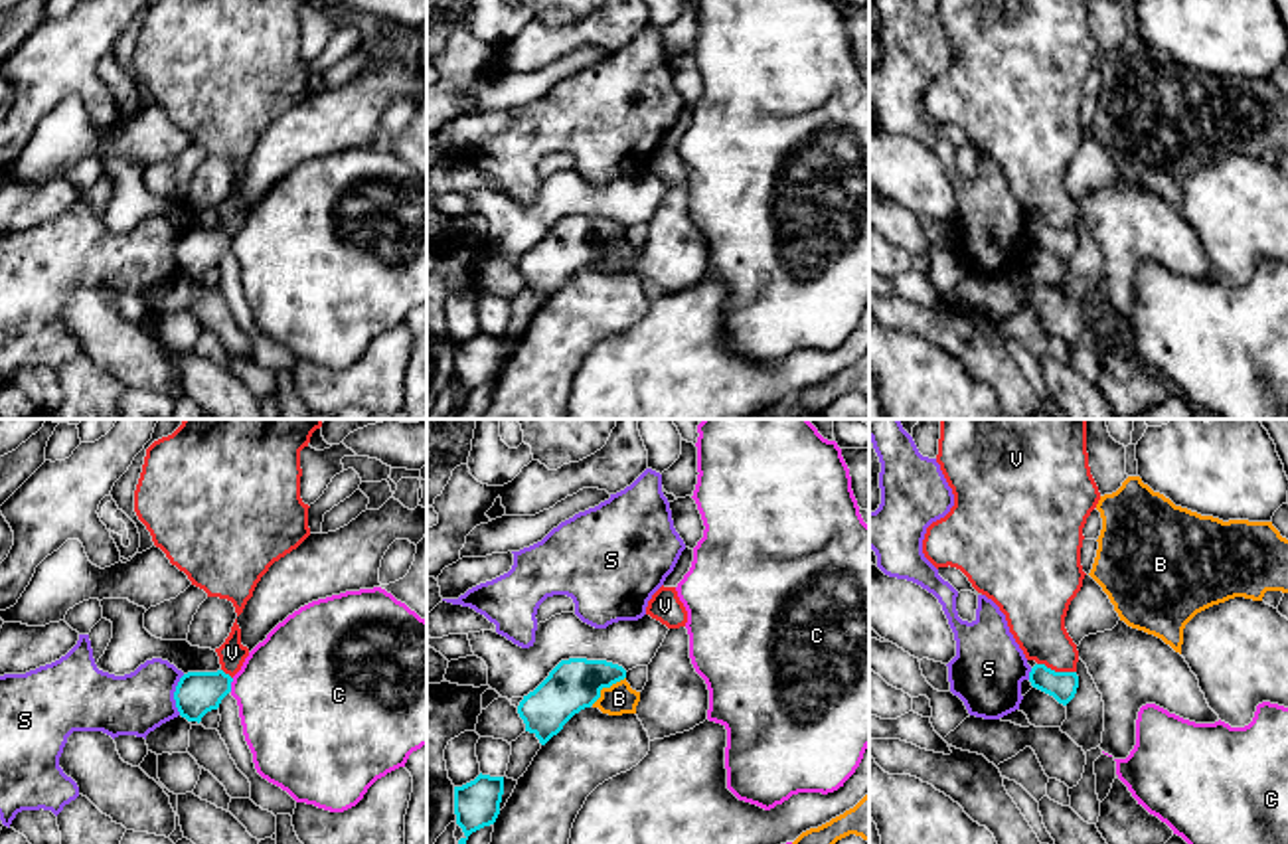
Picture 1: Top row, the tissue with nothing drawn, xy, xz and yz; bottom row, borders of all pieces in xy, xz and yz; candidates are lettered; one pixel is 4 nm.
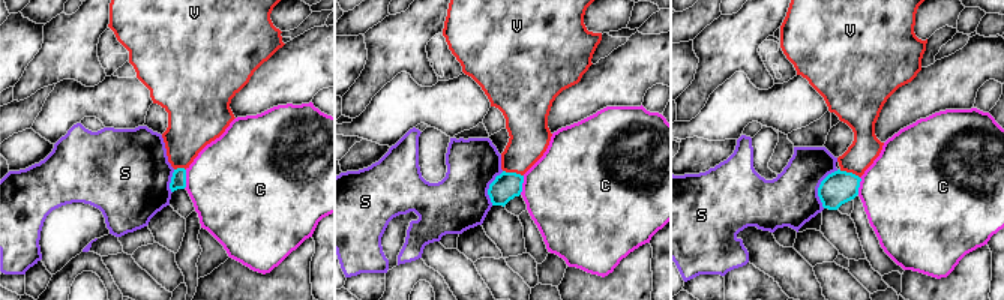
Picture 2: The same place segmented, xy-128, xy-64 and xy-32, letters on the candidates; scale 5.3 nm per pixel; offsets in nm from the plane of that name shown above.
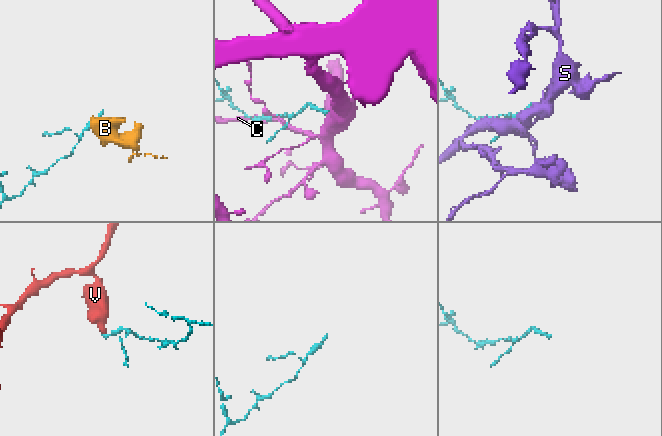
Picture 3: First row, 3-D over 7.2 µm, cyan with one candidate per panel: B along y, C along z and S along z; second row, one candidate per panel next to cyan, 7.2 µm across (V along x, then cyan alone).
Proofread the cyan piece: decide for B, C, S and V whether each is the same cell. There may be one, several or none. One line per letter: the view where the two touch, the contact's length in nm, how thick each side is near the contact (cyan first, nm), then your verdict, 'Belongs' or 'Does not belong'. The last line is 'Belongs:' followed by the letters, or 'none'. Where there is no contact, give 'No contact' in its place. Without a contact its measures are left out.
B: Touches cyan in xz. Shared border 180 nm. Thickness 220 nm (cyan) against 120 nm. Does not belong
C: Touches cyan in xy. Shared border 60 nm. Thickness 180 nm (cyan) against 460 nm. Does not belong
S: Touches cyan in xy. Shared border 170 nm. Thickness 180 nm (cyan) against 260 nm. Does not belong
V: Touches cyan in yz. Shared border 170 nm. Thickness 110 nm (cyan) against 240 nm. Does not belong
Belongs: none

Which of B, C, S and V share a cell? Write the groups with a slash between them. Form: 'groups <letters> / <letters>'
groups B / C / S / V

